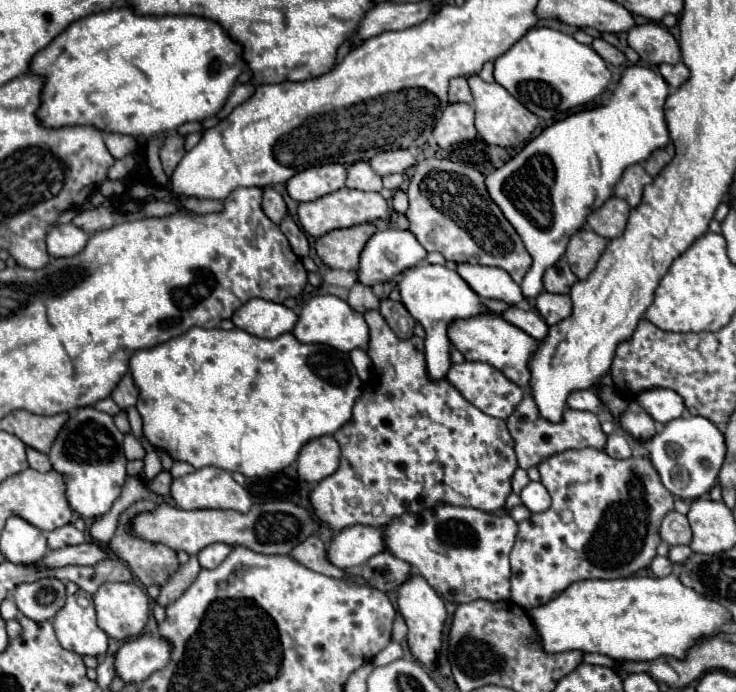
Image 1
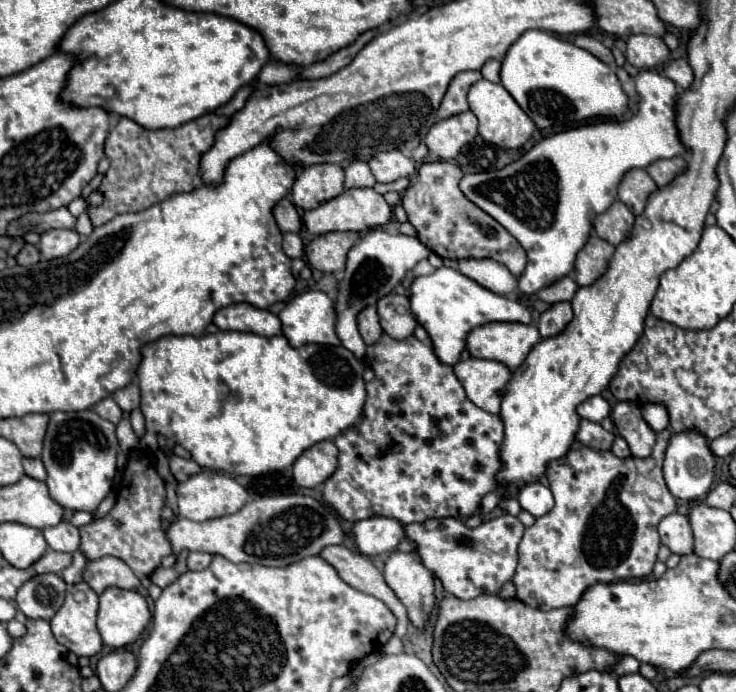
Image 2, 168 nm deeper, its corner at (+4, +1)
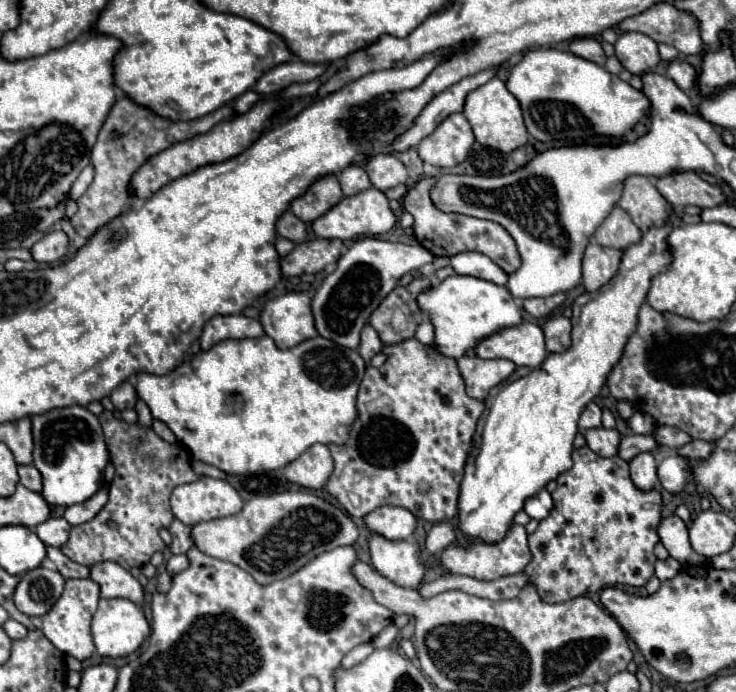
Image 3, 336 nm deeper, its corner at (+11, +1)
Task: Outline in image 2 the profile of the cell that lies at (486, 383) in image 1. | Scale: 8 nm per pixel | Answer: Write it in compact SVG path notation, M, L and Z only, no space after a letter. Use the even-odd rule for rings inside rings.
M468 358L454 366L454 374L466 390L466 396L482 410L490 414L500 412L500 400L504 388L510 382L510 370L494 360Z

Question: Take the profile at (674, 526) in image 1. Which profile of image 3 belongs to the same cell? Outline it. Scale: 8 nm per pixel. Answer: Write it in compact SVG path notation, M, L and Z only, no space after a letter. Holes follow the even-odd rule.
M671 514L665 520L661 520L657 532L659 532L661 544L667 548L669 556L679 560L683 568L695 568L695 566L707 564L707 560L703 556L693 552L691 542L689 542L687 524L679 516Z

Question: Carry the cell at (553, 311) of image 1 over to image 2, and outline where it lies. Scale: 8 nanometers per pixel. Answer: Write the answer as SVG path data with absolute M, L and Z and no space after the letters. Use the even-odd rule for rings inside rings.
M556 302L552 304L546 312L540 314L538 320L538 330L542 338L550 338L556 336L558 332L564 330L564 326L572 320L572 308L570 302Z

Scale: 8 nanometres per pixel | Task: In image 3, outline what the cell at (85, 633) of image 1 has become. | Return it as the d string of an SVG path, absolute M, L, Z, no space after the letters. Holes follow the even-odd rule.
M69 578L65 590L57 604L43 616L43 634L51 640L51 644L77 660L87 660L95 652L95 644L91 638L91 616L97 610L99 602L99 584L91 578Z

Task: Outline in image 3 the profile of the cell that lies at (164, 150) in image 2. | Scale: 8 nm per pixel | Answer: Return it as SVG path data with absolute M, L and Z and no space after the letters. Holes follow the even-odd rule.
M123 96L115 102L115 106L111 108L103 128L99 130L97 142L93 146L91 152L91 164L95 168L95 178L91 182L91 186L87 188L87 192L77 200L79 210L73 216L73 228L77 230L79 236L89 236L93 234L97 228L101 228L103 224L107 224L109 220L113 220L115 216L119 216L125 206L129 206L135 196L129 190L129 180L133 176L133 172L153 154L173 146L175 142L193 138L197 134L205 134L209 132L215 124L229 120L235 116L233 104L225 104L221 108L217 108L215 112L197 118L197 120L189 120L189 122L173 122L167 120L159 114L155 114L149 108L143 108L139 104L135 104L131 98Z

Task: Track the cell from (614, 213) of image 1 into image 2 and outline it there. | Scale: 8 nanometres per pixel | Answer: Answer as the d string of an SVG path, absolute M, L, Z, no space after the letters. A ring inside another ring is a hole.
M616 200L606 212L596 216L594 220L594 232L602 238L608 240L610 244L618 246L630 232L634 224L634 214L626 204Z

